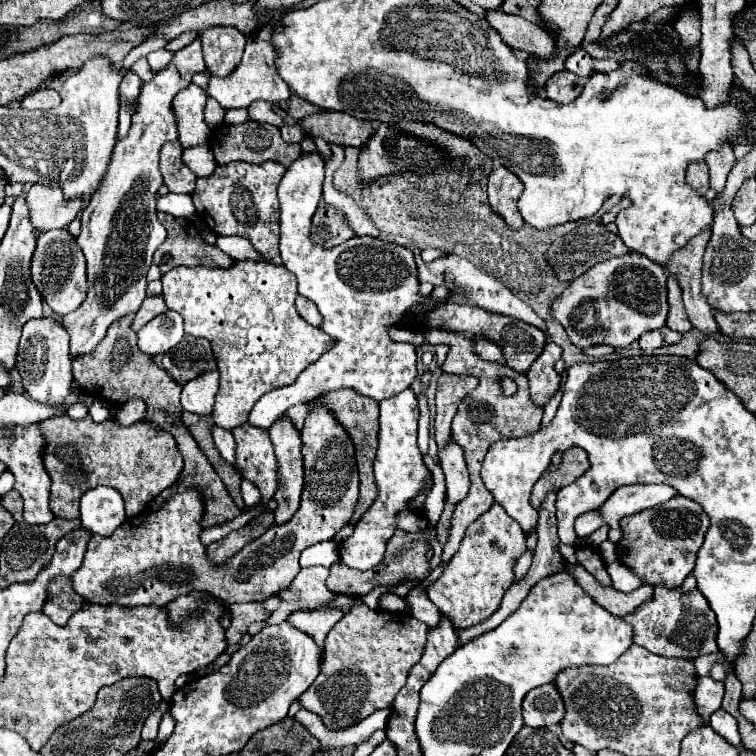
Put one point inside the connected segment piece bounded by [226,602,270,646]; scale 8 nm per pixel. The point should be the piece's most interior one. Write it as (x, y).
(243, 615)

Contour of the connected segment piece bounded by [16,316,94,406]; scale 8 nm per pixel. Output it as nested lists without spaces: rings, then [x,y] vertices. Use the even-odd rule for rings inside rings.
[[[42,316],[24,324],[16,366],[22,378],[24,394],[28,398],[38,402],[48,402],[48,404],[66,404],[66,406],[72,406],[78,398],[84,398],[86,406],[92,406],[92,400],[94,400],[92,396],[88,394],[80,396],[70,392],[72,366],[70,366],[70,354],[68,354],[68,334],[58,320],[50,316]]]

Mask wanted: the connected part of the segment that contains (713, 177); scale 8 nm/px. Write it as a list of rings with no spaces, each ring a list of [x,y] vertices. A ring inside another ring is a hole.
[[[724,144],[718,150],[712,150],[710,154],[706,154],[706,164],[710,168],[710,188],[716,192],[714,200],[720,200],[720,194],[726,186],[728,172],[732,170],[734,162],[736,162],[736,158],[734,158],[730,144]]]

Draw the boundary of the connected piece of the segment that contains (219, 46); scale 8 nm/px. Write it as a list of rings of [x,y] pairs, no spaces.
[[[212,26],[200,32],[204,62],[210,76],[228,76],[242,60],[246,36],[228,26]]]

